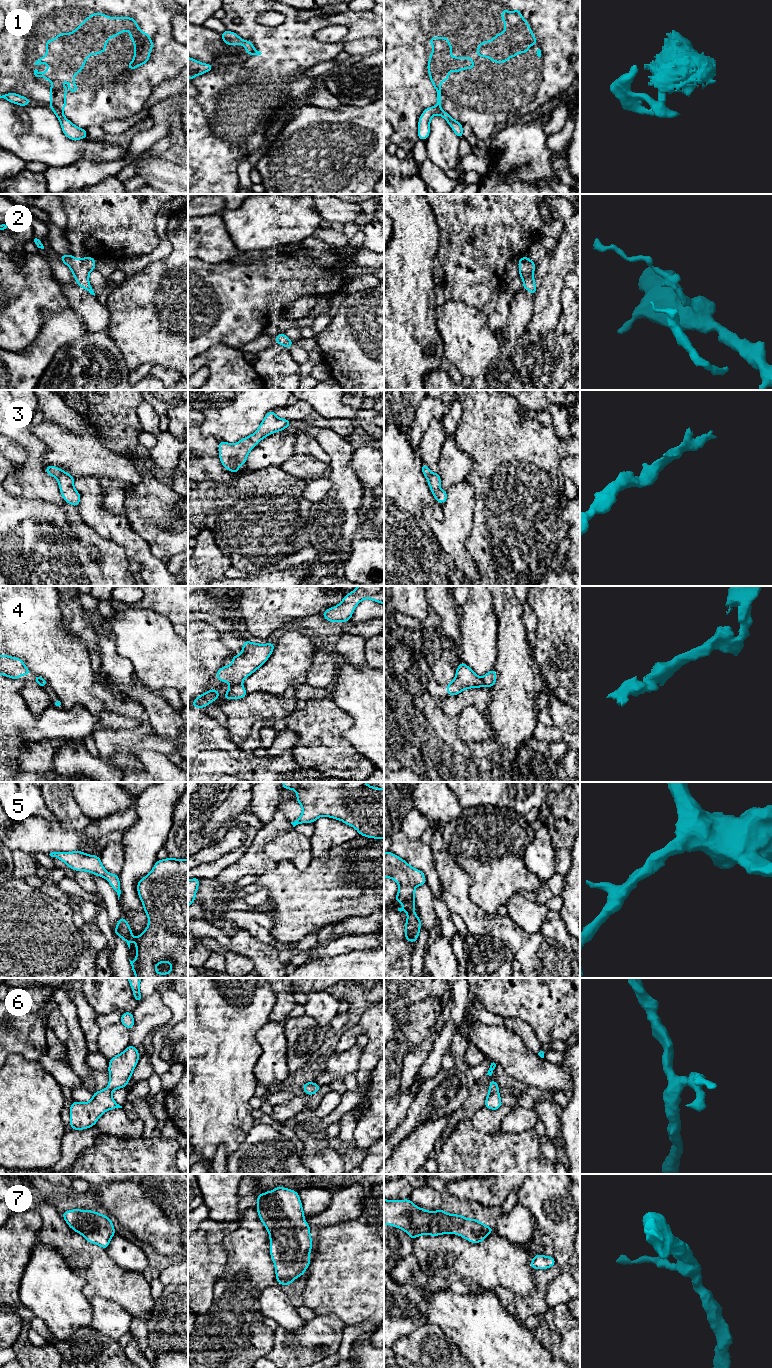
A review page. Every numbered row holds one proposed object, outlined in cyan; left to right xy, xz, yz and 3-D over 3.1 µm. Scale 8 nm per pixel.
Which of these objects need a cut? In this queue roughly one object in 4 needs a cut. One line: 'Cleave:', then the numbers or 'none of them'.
Cleave: 1

